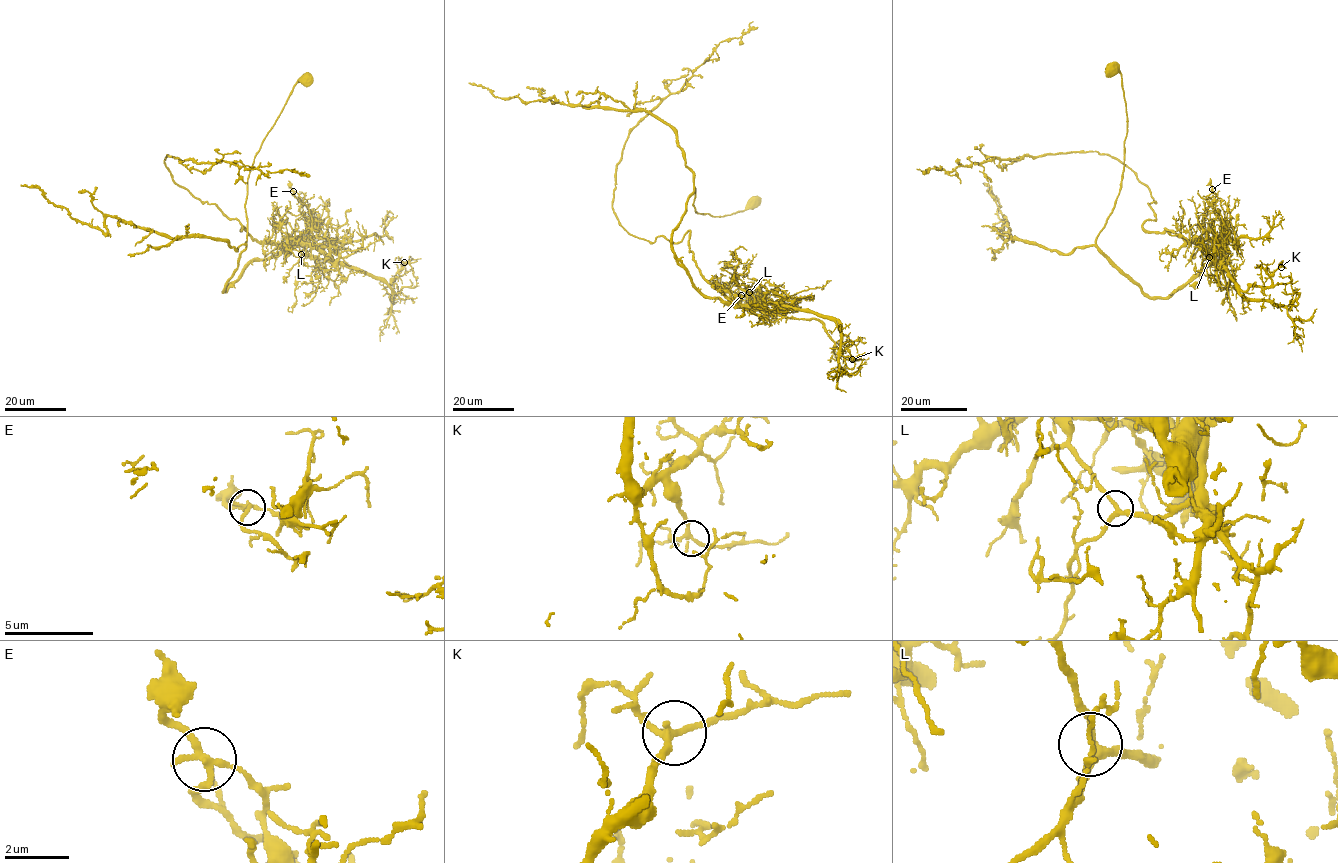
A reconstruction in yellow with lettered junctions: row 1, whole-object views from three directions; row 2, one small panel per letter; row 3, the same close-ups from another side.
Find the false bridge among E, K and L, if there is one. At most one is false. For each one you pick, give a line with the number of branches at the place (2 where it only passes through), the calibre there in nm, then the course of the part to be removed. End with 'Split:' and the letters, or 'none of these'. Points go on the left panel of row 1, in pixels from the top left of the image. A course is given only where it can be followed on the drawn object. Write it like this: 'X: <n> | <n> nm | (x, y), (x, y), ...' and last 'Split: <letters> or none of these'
E: 3 | 220 nm | (293, 191), (305, 221), (298, 241), (261, 244), (181, 187), (164, 160), (304, 171)
Split: E

